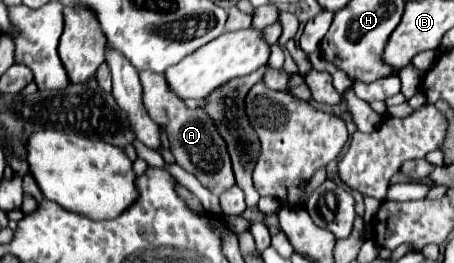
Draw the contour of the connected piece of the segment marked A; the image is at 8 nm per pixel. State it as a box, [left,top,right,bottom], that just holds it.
[140,71,236,195]

